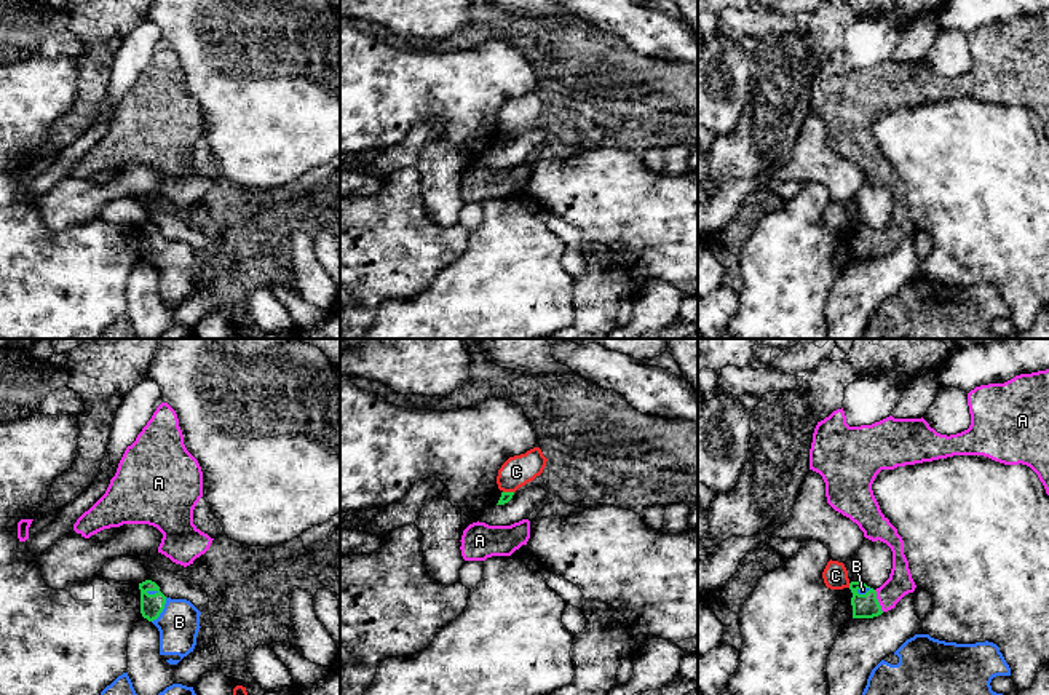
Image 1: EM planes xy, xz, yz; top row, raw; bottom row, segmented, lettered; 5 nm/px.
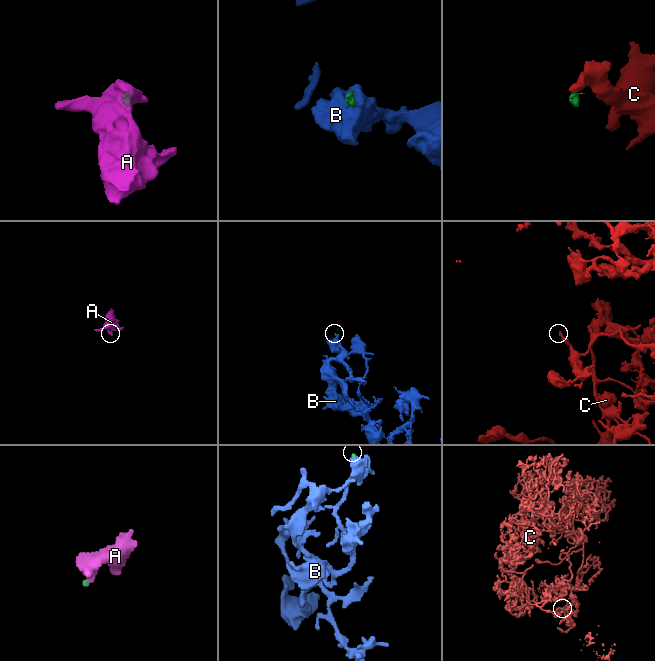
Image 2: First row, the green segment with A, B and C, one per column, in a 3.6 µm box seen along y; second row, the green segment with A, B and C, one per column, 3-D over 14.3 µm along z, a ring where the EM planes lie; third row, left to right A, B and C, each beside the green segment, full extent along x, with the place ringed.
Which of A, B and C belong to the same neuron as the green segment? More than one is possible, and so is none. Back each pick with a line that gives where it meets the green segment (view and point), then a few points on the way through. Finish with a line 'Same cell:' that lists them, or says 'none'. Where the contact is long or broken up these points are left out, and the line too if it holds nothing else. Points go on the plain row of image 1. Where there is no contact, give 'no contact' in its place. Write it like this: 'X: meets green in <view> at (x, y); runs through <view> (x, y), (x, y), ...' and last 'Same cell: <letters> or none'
A: meets green in yz at (877, 243); runs through yz (864, 248), (877, 243), (899, 226)
B: meets green in xy at (162, 253); runs through xy (152, 248), (162, 253), (179, 264)
Same cell: A, B

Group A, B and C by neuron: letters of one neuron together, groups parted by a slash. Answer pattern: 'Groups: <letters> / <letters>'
Groups: A B / C

